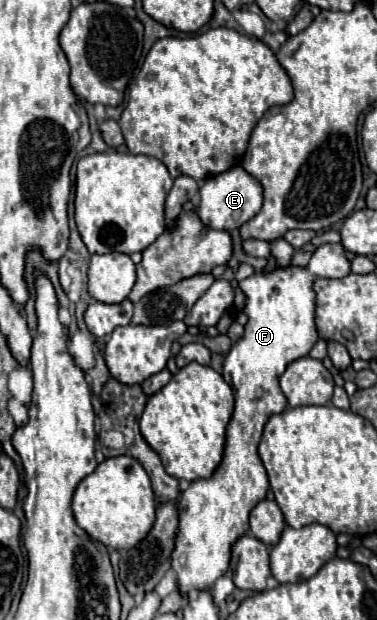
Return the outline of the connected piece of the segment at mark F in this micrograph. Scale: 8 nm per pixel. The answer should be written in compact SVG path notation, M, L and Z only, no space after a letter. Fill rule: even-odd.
M326 243L316 247L312 253L308 267L300 265L288 265L288 267L274 267L272 271L258 269L252 277L240 281L240 289L246 295L244 313L248 317L248 323L244 325L242 337L230 347L230 351L224 357L224 379L234 389L236 407L226 427L226 443L224 443L224 457L212 477L208 479L196 479L190 483L190 487L178 497L178 509L180 509L180 529L176 537L176 547L172 551L172 569L178 575L178 587L182 593L198 591L202 587L212 587L218 577L222 577L228 571L230 555L232 555L232 543L242 537L248 531L248 515L260 503L268 493L268 473L258 457L258 443L262 437L264 423L274 415L282 413L288 405L284 393L279 385L279 377L286 370L286 365L308 355L314 343L318 341L318 329L314 323L314 281L322 277L346 277L350 273L350 259L346 257L346 251L342 243Z

